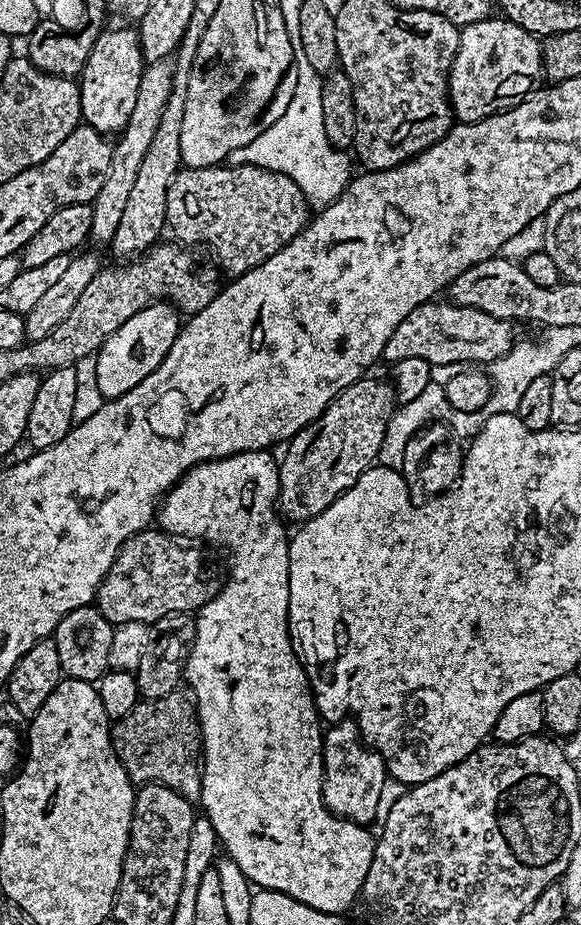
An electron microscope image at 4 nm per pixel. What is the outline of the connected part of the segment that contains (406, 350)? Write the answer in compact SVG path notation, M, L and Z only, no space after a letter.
M429 302L410 310L394 334L386 338L383 359L389 365L402 362L402 358L422 358L430 365L454 364L468 366L471 360L477 360L480 366L491 365L493 360L505 356L512 349L513 325L507 320L499 320L482 310L463 308L461 304Z

